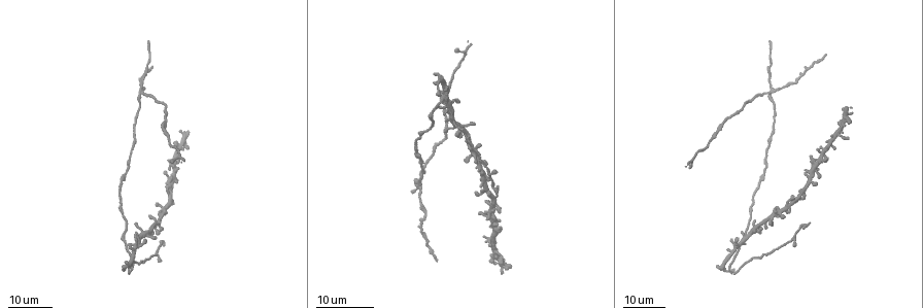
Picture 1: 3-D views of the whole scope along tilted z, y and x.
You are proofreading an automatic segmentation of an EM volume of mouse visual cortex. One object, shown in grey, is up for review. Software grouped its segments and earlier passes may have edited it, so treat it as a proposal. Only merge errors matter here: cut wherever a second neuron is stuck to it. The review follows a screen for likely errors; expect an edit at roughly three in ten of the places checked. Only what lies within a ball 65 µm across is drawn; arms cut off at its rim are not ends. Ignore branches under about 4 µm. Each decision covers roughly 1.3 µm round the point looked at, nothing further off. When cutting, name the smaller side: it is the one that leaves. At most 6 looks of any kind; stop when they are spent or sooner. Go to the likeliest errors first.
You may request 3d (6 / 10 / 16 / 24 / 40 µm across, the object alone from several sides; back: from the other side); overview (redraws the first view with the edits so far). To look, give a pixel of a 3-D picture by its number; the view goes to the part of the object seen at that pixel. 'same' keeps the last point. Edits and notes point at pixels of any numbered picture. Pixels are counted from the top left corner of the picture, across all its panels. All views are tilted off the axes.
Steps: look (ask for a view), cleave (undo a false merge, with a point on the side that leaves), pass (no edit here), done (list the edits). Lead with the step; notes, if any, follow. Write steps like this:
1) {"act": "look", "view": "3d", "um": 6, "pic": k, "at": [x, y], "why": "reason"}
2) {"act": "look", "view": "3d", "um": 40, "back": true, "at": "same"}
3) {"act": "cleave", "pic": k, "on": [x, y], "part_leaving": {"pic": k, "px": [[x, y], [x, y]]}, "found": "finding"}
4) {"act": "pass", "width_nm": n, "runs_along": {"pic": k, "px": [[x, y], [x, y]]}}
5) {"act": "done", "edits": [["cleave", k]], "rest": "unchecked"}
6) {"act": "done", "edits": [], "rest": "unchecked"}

{"act": "look", "view": "3d", "um": 24, "pic": 1, "at": [773, 92]}

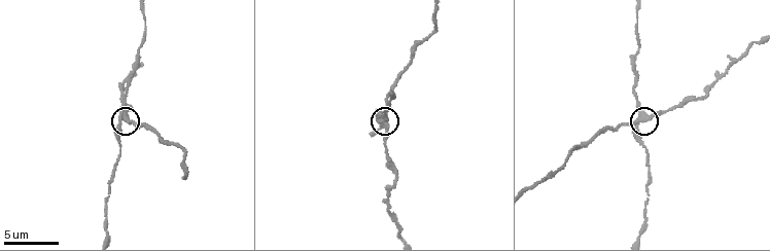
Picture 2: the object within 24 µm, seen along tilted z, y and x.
{"act": "look", "view": "3d", "um": 10, "pic": 2, "at": [641, 120], "why": "closer look"}

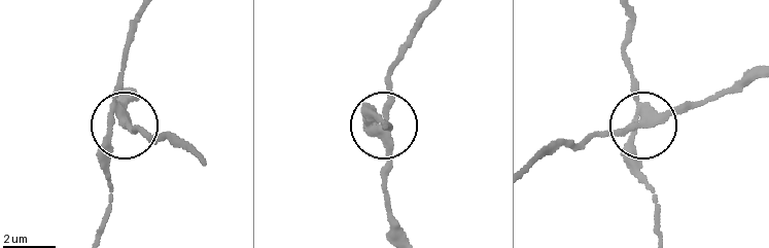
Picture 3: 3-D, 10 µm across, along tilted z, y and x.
{"act": "cleave", "pic": 3, "on": [386, 164], "width_nm": 320, "found": "a second neuron is stuck on"}

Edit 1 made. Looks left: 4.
{"act": "look", "view": "overview", "why": "see it whole again"}

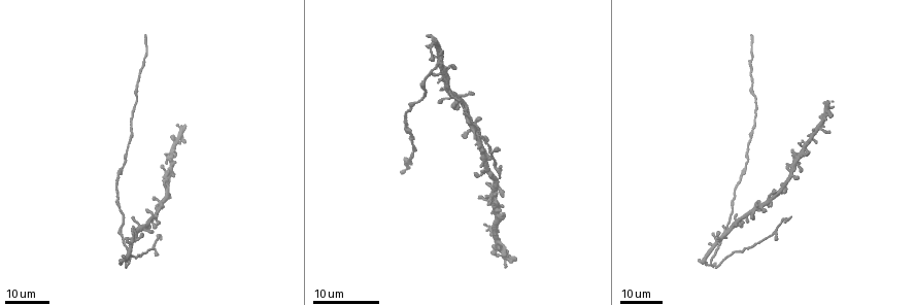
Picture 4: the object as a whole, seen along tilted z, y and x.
{"act": "look", "view": "3d", "um": 24, "pic": 4, "at": [430, 75], "why": "side arm on a straight run"}

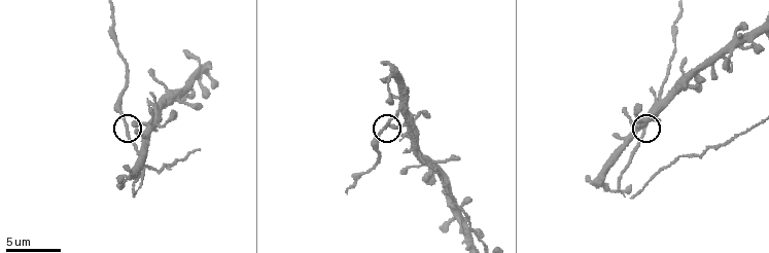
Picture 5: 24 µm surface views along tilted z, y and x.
{"act": "look", "view": "3d", "um": 10, "pic": 5, "at": [386, 126]}

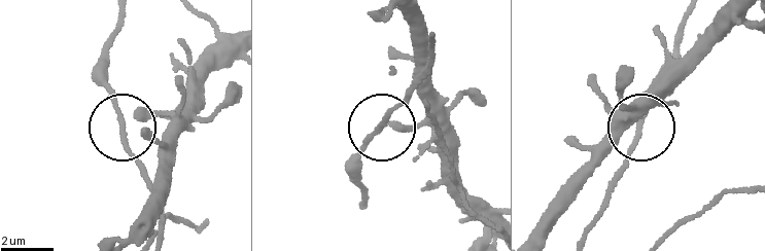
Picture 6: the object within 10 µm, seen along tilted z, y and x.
{"act": "look", "view": "3d", "um": 6, "pic": 6, "at": [638, 125], "why": "closer look"}

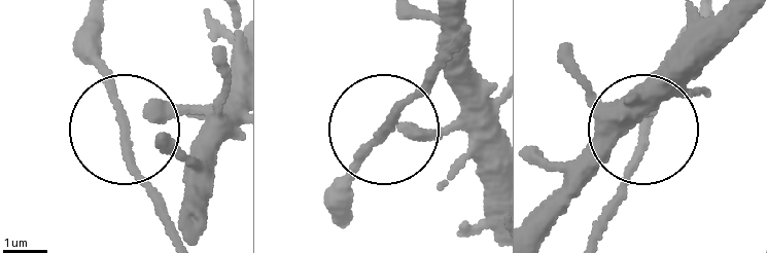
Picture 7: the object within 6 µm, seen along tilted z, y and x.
{"act": "pass", "runs_along": {"pic": 7, "px": [[104, 22], [102, 79], [160, 218]]}, "found": "all the same neuron"}

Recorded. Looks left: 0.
{"act": "done", "edits": [["cleave", 3]], "rest": "unchecked"}

